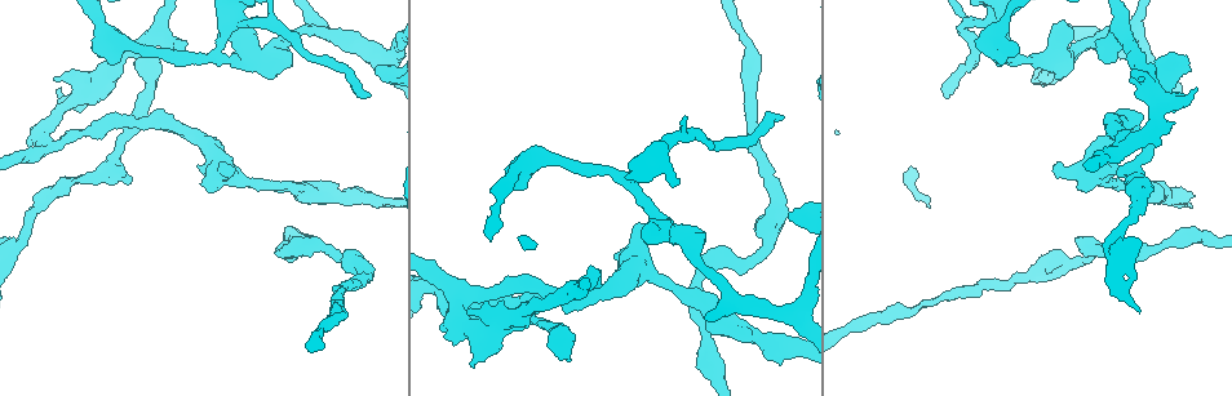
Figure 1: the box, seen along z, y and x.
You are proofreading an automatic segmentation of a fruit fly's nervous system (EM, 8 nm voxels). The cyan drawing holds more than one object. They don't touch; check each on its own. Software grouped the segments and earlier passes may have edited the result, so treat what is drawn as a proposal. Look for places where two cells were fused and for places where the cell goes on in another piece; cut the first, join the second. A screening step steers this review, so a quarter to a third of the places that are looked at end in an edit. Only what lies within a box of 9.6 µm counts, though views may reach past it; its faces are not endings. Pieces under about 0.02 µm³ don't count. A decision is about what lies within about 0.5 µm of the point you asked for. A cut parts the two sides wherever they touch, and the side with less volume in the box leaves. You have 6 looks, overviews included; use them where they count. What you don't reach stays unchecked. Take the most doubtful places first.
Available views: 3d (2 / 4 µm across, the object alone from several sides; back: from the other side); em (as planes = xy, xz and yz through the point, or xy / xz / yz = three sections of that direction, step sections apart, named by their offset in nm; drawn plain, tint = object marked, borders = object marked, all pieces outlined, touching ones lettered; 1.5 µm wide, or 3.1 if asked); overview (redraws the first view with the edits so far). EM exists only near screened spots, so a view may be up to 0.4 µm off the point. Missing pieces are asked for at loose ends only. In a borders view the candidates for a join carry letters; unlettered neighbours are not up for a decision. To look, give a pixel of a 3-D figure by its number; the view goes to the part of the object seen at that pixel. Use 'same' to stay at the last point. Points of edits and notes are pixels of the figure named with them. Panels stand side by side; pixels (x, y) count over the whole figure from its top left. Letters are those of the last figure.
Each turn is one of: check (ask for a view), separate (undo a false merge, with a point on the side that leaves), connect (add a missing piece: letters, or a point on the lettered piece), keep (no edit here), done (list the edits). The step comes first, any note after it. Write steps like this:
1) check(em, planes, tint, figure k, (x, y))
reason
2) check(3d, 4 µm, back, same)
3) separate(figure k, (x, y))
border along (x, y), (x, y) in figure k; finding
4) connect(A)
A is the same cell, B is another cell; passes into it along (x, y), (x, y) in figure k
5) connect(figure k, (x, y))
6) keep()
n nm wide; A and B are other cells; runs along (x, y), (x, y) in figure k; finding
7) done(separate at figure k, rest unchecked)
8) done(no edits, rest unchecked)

check(em, planes, tint, figure 1, (947, 98))
branch stops here

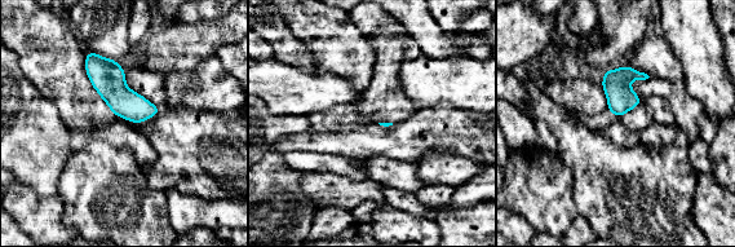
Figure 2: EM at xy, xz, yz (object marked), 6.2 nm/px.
check(em, planes, borders, same)
what lies round it

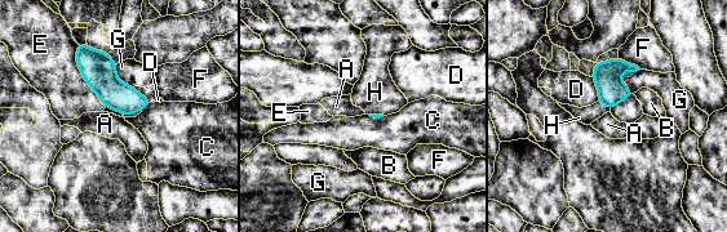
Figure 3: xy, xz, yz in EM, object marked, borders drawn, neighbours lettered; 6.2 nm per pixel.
connect(H)
E touches over 440 nm; H is the same cell, A, B, C, D, E, F and G are other cells; it goes on there

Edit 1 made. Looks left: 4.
check(overview)
see it whole again

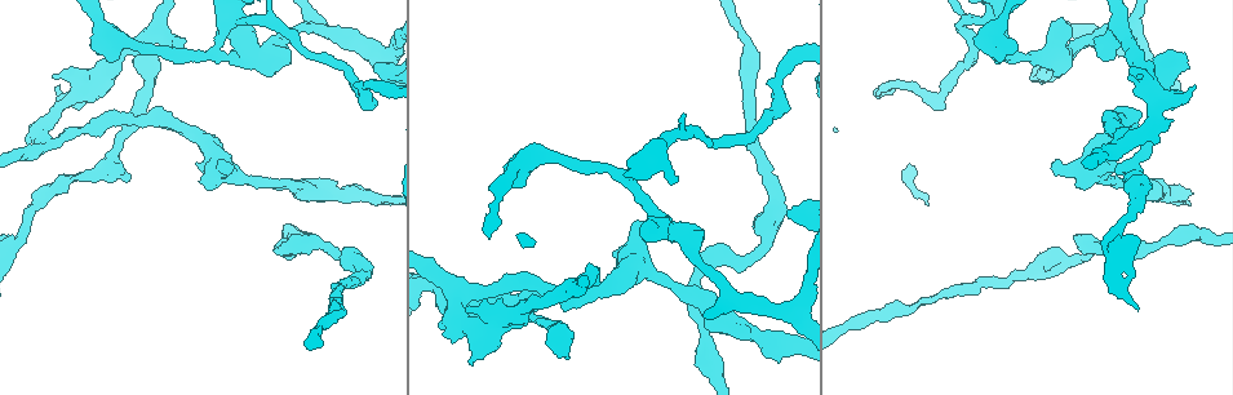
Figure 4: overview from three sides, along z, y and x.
check(3d, 2 µm, figure 4, (1040, 70))
an open end

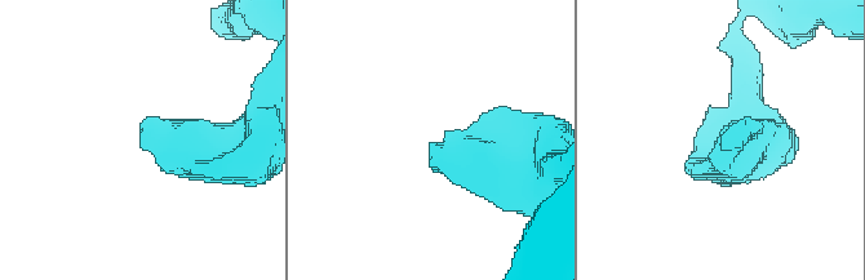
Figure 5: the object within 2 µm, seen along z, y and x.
check(em, planes, tint, figure 5, (141, 132))

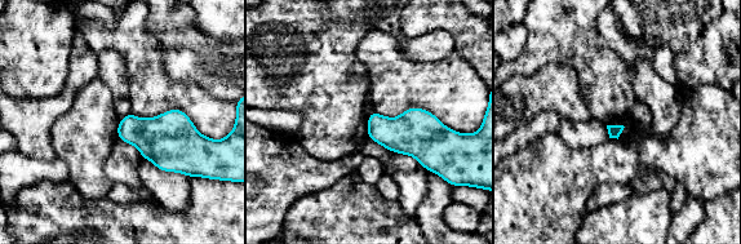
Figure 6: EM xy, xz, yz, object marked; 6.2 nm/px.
check(em, planes, borders, same)

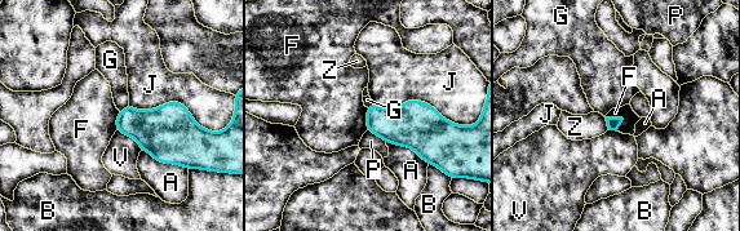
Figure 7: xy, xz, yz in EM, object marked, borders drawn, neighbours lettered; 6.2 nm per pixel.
keep()
A, B, F, G, J, P, V and Z are other cells; border along (606, 116), (623, 119), (617, 130) in figure 7; no lettered piece goes on from it

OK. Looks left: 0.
done(connect at figure 3, rest unchecked)

